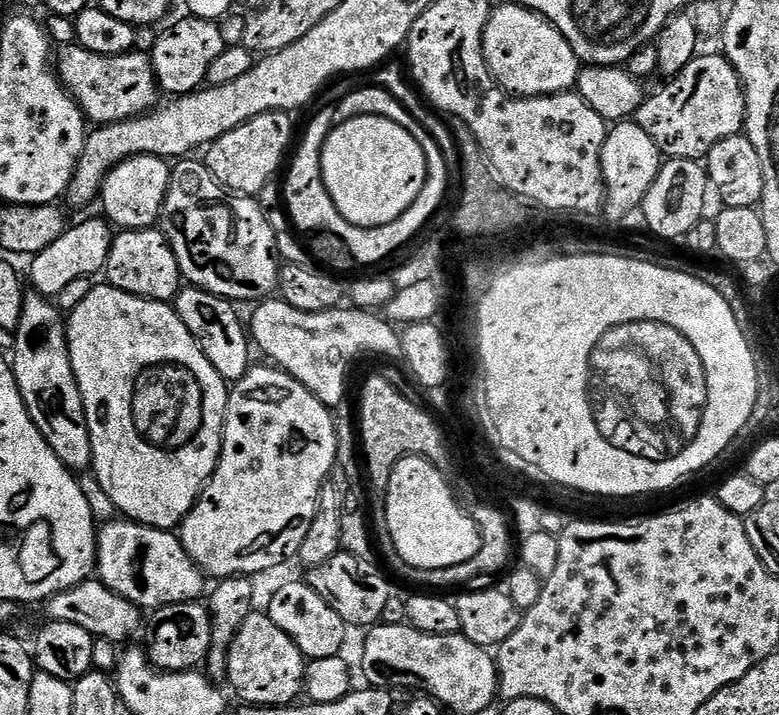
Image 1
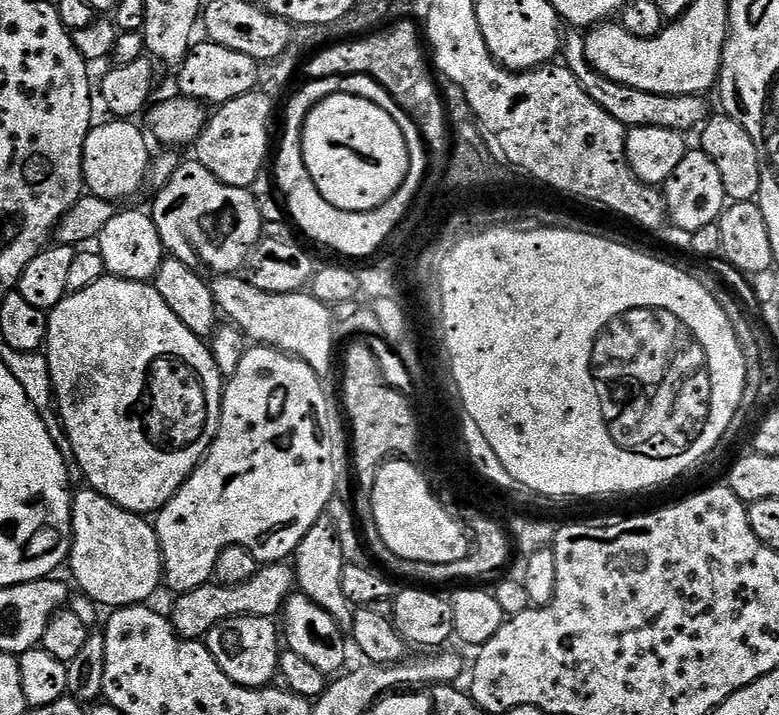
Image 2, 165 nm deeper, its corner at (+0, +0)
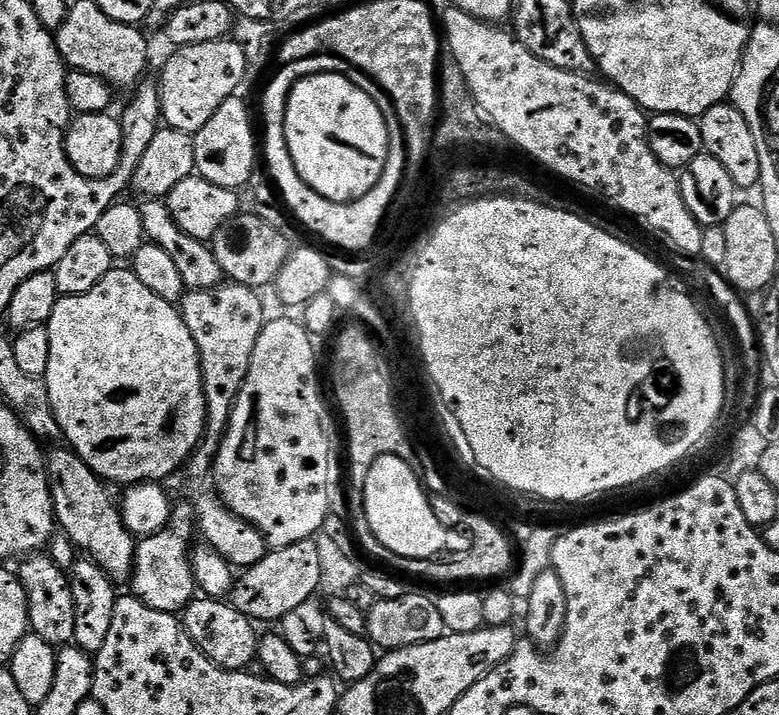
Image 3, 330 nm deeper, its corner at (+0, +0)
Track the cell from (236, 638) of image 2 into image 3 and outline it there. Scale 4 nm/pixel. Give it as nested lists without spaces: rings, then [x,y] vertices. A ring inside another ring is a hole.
[[[193,598],[182,611],[182,623],[202,654],[220,668],[231,672],[251,669],[258,656],[260,636],[257,625],[230,602],[220,598]]]

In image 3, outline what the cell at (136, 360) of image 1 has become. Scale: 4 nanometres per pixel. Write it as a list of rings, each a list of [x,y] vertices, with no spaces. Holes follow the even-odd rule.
[[[113,267],[112,271],[94,286],[94,290],[86,290],[86,294],[77,296],[61,296],[54,306],[54,314],[50,314],[46,325],[50,334],[50,366],[42,378],[50,394],[50,406],[54,410],[54,418],[60,427],[61,437],[70,445],[71,451],[77,452],[96,472],[101,481],[113,480],[119,486],[134,484],[147,484],[149,482],[164,482],[172,471],[181,469],[188,457],[196,451],[200,441],[203,440],[208,427],[208,403],[200,377],[200,355],[198,346],[194,346],[194,338],[186,326],[180,309],[175,304],[167,304],[158,294],[152,293],[149,288],[127,267]]]

